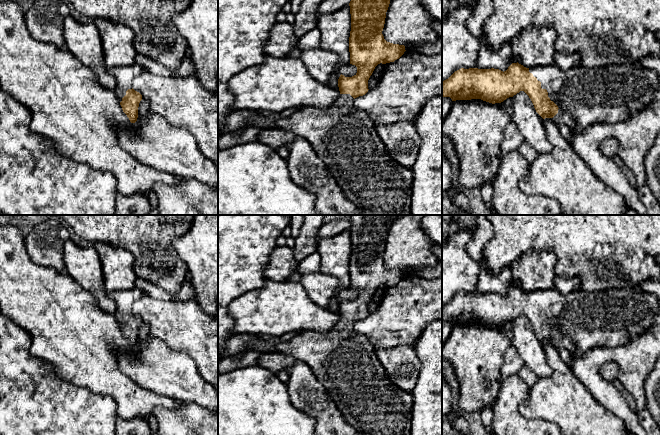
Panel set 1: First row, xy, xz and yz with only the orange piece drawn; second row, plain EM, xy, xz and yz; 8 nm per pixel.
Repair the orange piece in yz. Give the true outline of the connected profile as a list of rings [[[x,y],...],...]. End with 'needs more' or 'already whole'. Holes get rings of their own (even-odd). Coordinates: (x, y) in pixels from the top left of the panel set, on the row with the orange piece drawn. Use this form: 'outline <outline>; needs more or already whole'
outline [[[512,63],[506,71],[499,69],[461,68],[448,79],[442,81],[442,98],[450,97],[452,101],[481,99],[495,104],[524,91],[531,99],[536,112],[543,118],[553,118],[557,125],[566,125],[570,131],[580,132],[588,126],[607,123],[613,124],[629,120],[634,113],[641,112],[654,101],[654,94],[660,89],[660,75],[652,69],[638,64],[610,65],[599,68],[572,67],[566,71],[556,65],[526,68]]]; needs more

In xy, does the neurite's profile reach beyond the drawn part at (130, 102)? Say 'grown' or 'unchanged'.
grown

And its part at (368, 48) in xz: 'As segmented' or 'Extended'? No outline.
Extended

